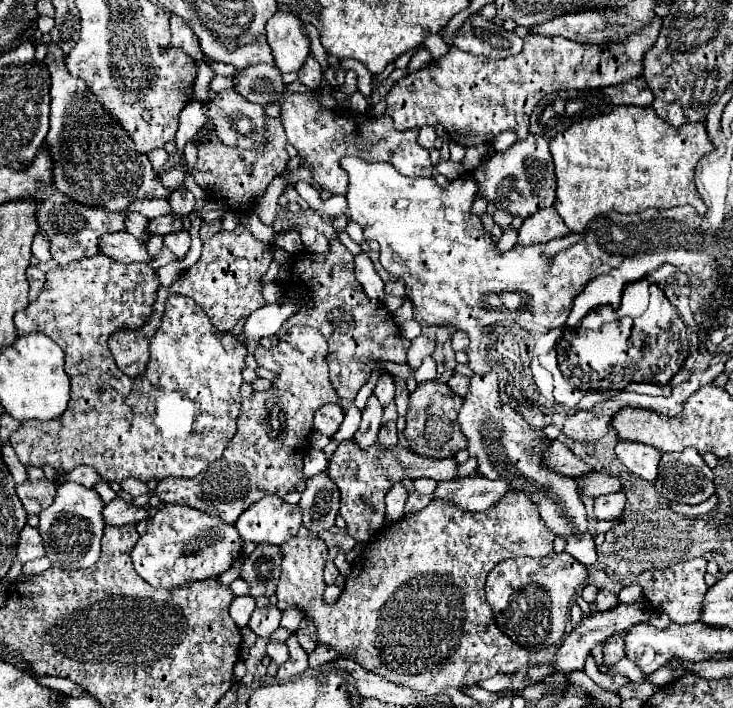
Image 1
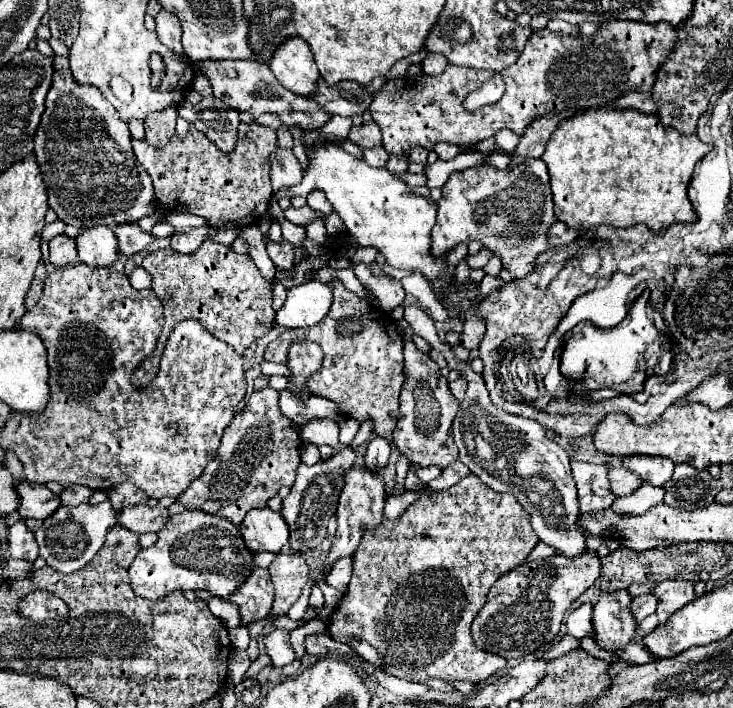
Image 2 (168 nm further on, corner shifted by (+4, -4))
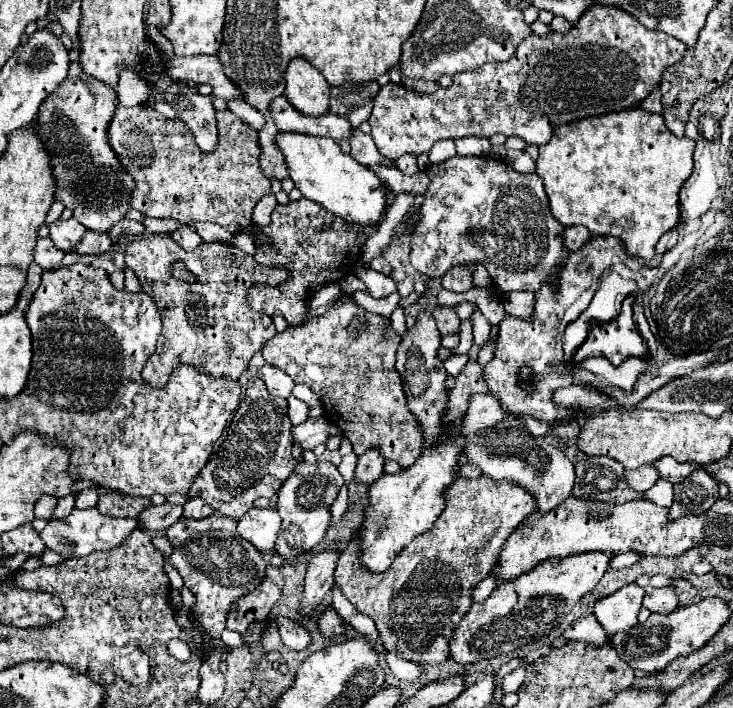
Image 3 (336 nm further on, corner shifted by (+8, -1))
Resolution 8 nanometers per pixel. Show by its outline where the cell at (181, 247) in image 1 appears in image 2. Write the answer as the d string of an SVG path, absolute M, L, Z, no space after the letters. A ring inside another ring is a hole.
M193 228L189 232L175 232L171 236L171 248L181 254L195 252L201 242L207 238L207 228Z

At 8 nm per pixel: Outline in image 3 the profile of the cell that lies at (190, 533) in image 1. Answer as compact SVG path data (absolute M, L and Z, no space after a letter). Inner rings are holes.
M211 515L205 519L181 519L171 525L165 533L173 543L175 551L171 555L173 565L179 569L185 587L195 595L193 615L195 621L215 639L221 637L225 629L225 619L231 609L231 603L251 593L265 579L267 561L263 555L237 533L237 521L225 515Z

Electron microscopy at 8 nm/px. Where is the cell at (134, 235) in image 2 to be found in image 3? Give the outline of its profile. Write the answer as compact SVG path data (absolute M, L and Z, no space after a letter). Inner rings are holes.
M87 231L85 237L81 239L81 245L77 245L77 249L73 249L73 253L79 255L103 255L107 253L111 247L111 239L107 233L95 233L95 231Z

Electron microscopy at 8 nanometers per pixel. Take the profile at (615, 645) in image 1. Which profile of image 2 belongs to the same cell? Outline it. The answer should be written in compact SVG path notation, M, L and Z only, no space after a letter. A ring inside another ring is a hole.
M627 590L601 594L593 606L593 630L595 644L607 652L617 652L631 642L637 630L637 622L629 612L631 596Z

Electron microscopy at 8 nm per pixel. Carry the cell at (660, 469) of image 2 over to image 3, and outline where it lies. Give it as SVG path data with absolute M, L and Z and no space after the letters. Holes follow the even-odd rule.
M663 457L661 461L653 463L657 467L657 471L661 473L663 479L671 481L671 483L679 483L685 477L689 477L689 473L693 473L693 469L699 469L699 465L689 465L689 463L677 463L673 457Z

